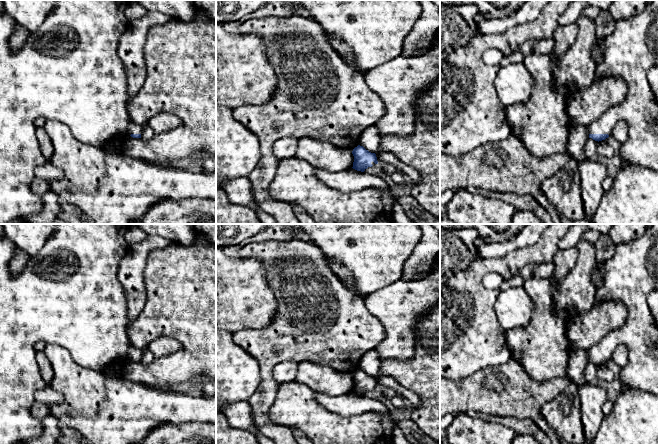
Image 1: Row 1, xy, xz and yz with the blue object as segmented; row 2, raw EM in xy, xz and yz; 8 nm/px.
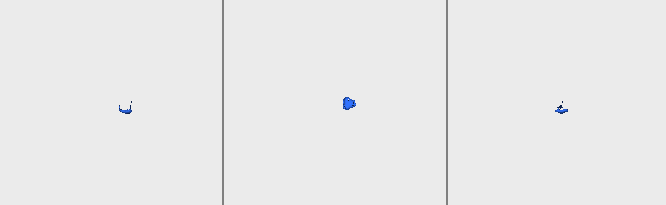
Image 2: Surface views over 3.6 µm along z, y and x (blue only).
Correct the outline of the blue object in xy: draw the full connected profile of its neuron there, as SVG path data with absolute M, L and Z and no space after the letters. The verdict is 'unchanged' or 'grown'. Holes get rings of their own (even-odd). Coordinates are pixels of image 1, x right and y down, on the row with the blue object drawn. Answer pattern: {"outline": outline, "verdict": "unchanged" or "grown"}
{"outline": "M172 19L167 23L151 26L144 44L144 58L147 67L146 79L137 95L127 103L129 135L124 141L123 154L150 162L196 160L204 154L216 156L216 21L184 23ZM161 112L178 116L182 125L155 135L148 141L141 140L143 126Z", "verdict": "grown"}

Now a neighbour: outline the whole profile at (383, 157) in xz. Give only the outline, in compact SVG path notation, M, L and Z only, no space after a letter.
M377 151L376 157L379 164L391 164L401 170L412 183L418 183L421 180L420 174L416 169L403 164L393 153Z

